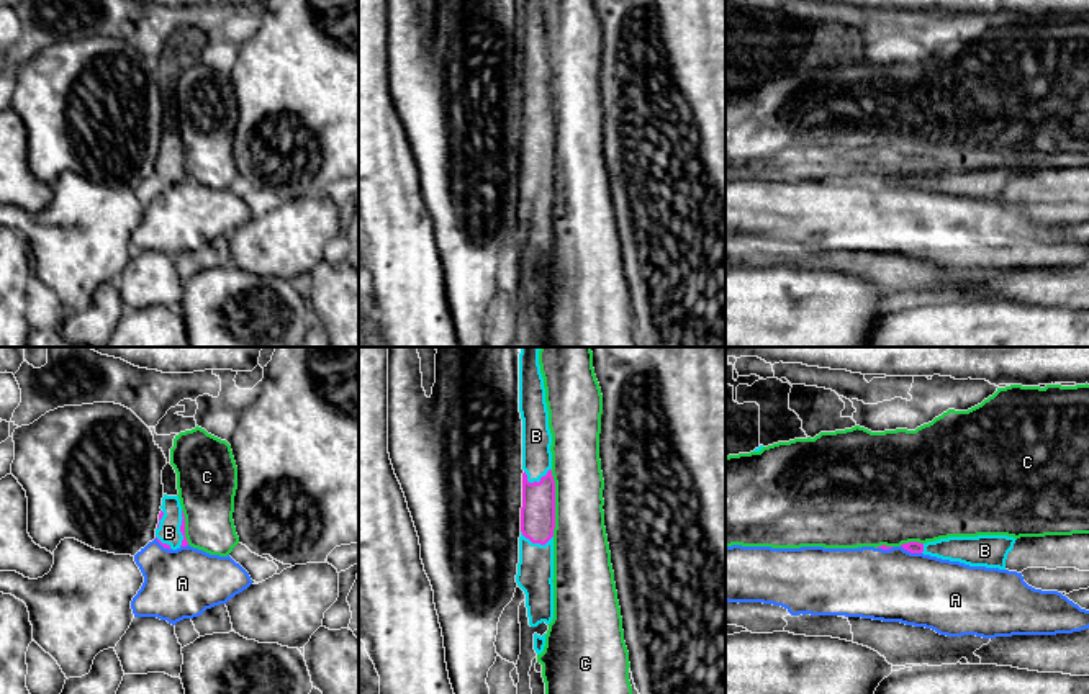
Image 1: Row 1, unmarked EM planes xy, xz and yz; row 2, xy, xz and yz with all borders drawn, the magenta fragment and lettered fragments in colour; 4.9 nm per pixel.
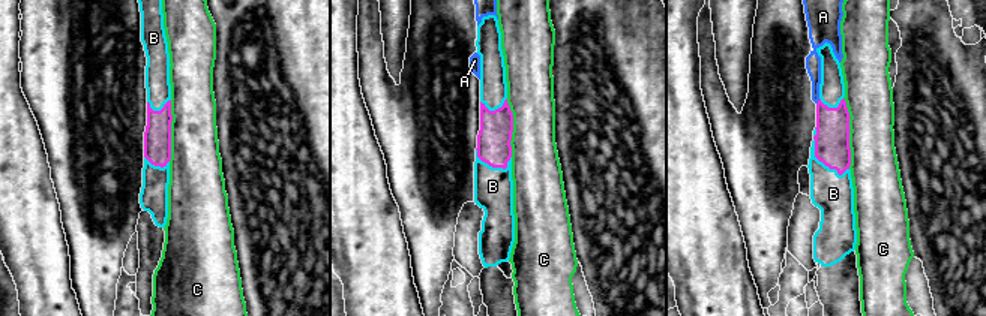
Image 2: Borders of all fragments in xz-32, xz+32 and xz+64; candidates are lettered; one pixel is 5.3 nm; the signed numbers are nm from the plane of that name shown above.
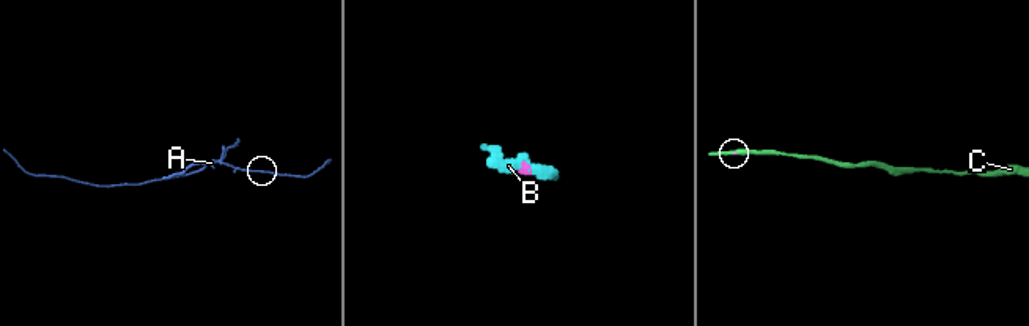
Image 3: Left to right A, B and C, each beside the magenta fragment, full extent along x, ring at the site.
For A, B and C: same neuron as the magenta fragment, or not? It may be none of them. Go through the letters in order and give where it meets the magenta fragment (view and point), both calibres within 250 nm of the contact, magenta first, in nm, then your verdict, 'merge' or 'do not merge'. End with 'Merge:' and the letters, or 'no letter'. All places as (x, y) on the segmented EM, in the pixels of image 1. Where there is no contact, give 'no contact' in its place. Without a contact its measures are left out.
A: meets magenta in yz at (911, 552); 60 nm thick on the magenta side, 360 nm on the other; do not merge
B: meets magenta in xz at (536, 482); 180 nm thick on the magenta side, 140 nm on the other; merge
C: meets magenta in xz at (554, 503); 180 nm thick on the magenta side, 280 nm on the other; do not merge
Merge: B

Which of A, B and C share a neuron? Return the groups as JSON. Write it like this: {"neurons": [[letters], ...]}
{"neurons": [["A"], ["B"], ["C"]]}

